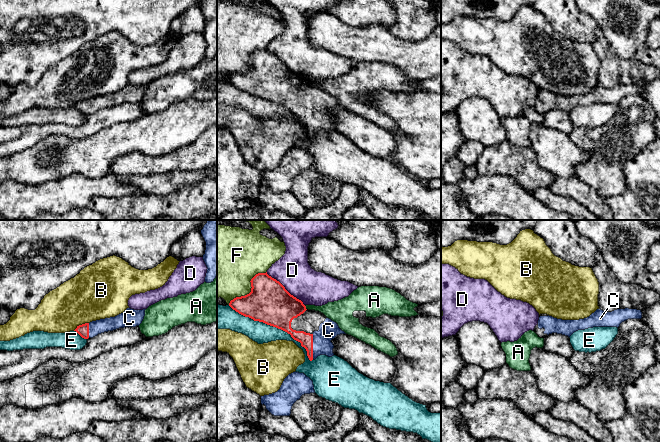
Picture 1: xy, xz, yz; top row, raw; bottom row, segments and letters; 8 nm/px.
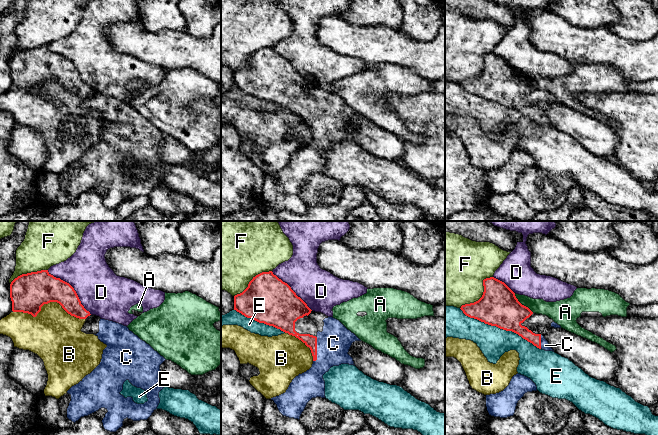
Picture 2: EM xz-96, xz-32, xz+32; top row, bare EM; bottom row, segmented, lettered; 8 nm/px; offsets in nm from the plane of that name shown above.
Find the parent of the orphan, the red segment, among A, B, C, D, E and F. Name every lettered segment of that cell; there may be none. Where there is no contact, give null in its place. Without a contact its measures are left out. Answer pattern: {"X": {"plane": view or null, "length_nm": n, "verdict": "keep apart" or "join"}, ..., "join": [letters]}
{"A": {"plane": "xz", "length_nm": 40, "verdict": "keep apart"}, "B": {"plane": "xy", "length_nm": 140, "verdict": "keep apart"}, "C": {"plane": "xz", "length_nm": 200, "verdict": "join"}, "D": {"plane": "xz", "length_nm": 420, "verdict": "keep apart"}, "E": {"plane": "xz", "length_nm": 800, "verdict": "keep apart"}, "F": {"plane": "xz", "length_nm": 420, "verdict": "keep apart"}, "join": ["C"]}

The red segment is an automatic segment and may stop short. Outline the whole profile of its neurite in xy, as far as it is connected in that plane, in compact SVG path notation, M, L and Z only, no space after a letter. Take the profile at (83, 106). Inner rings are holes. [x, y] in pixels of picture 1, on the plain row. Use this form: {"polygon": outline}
{"polygon": "M127 84L123 89L110 94L100 95L77 102L74 106L82 114L88 115L97 112L98 110L113 107L124 103L139 102L145 92L145 86L134 86Z"}

